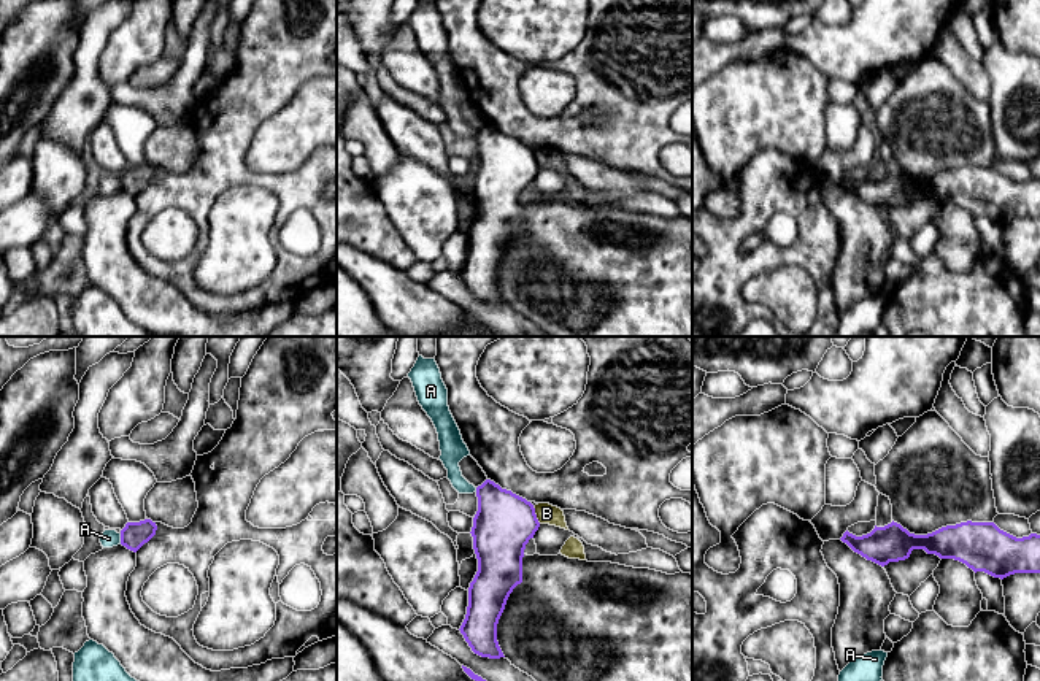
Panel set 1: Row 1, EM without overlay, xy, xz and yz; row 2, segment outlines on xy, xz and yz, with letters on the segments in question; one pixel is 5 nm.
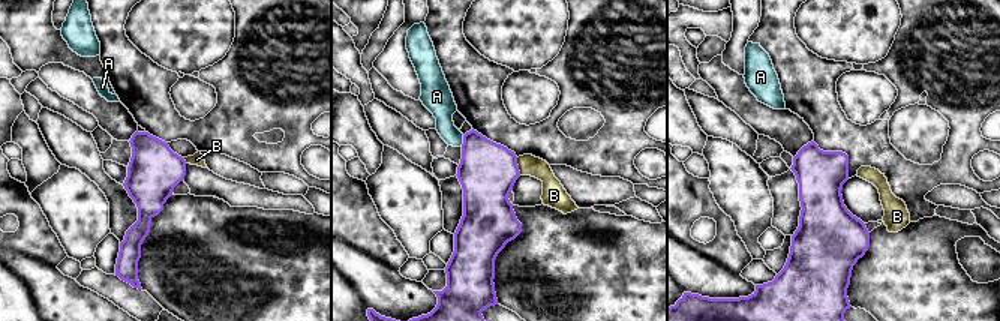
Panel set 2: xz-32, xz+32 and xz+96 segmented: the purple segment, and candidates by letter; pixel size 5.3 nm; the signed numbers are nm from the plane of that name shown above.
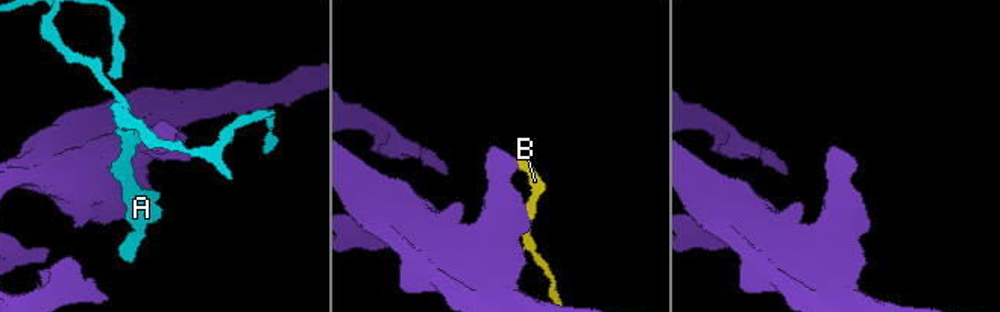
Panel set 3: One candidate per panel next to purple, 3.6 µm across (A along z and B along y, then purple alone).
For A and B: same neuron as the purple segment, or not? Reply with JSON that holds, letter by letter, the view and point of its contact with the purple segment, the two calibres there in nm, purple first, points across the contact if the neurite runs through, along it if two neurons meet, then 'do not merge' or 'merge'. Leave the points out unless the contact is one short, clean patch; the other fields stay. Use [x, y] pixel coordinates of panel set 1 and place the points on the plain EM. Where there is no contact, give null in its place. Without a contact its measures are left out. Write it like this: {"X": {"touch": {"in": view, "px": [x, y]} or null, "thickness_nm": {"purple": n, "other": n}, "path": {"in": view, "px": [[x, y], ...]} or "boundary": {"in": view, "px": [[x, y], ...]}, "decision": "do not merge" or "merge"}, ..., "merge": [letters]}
{"A": {"touch": {"in": "xy", "px": [121, 183]}, "thickness_nm": {"purple": 140, "other": 90}, "boundary": {"in": "xy", "px": [[119, 178], [121, 188]]}, "decision": "do not merge"}, "B": {"touch": {"in": "xz", "px": [535, 159]}, "thickness_nm": {"purple": 300, "other": 100}, "decision": "do not merge"}, "merge": []}

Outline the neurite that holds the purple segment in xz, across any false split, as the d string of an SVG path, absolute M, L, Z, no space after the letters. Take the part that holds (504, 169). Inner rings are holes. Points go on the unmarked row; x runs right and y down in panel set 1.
M491 124L476 132L476 141L470 178L478 216L459 275L475 298L500 303L505 300L497 286L497 268L510 238L522 227L524 194L540 167L530 146Z

